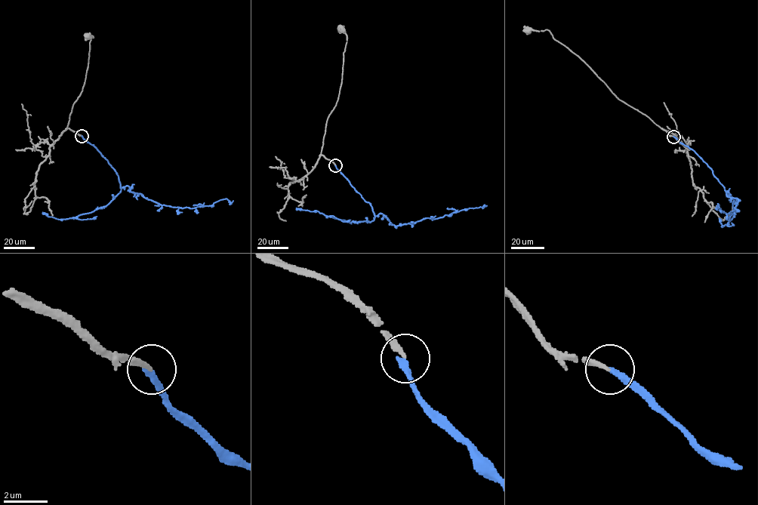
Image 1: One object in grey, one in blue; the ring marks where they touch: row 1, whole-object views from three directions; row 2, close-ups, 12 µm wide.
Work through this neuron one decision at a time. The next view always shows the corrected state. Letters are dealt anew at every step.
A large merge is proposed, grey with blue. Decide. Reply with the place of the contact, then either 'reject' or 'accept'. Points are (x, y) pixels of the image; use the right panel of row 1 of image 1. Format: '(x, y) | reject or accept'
(673, 137) | accept

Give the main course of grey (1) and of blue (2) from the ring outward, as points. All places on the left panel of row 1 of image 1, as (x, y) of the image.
1: (81, 136), (68, 128), (67, 125), (72, 107), (84, 83), (90, 41), (91, 35), (93, 37), (87, 35)
2: (81, 136), (116, 172), (121, 188), (127, 186), (131, 192), (171, 207), (195, 207), (226, 198), (232, 201)

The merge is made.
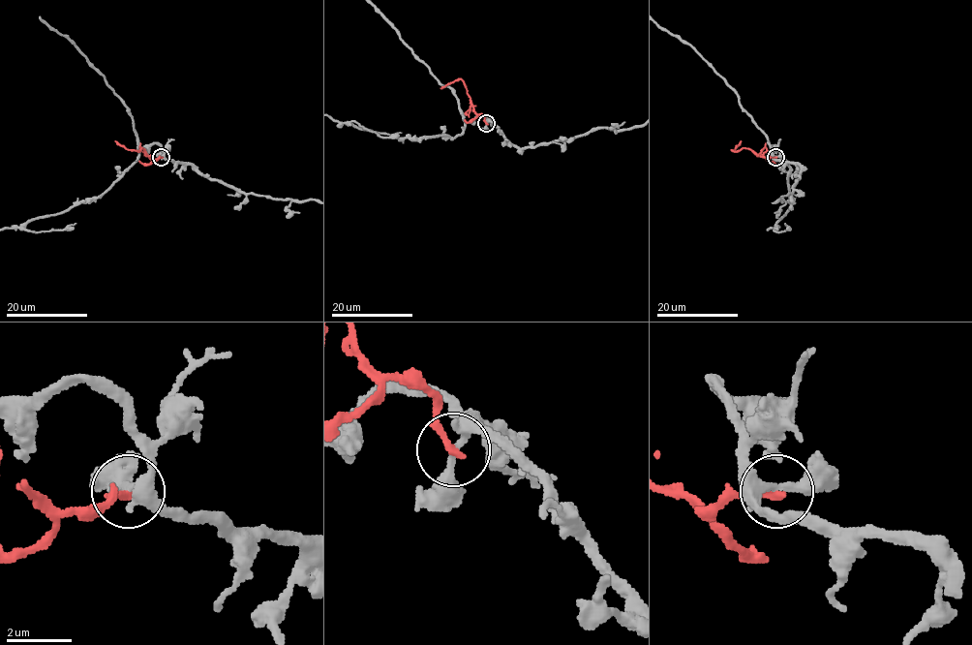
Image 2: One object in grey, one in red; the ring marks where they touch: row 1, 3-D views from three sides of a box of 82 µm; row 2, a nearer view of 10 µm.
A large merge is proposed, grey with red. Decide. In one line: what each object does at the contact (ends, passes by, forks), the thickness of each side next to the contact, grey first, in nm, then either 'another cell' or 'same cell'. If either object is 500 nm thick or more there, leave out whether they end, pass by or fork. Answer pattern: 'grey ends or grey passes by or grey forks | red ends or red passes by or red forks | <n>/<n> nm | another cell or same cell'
grey forks | red ends | 240/200 nm | another cell

